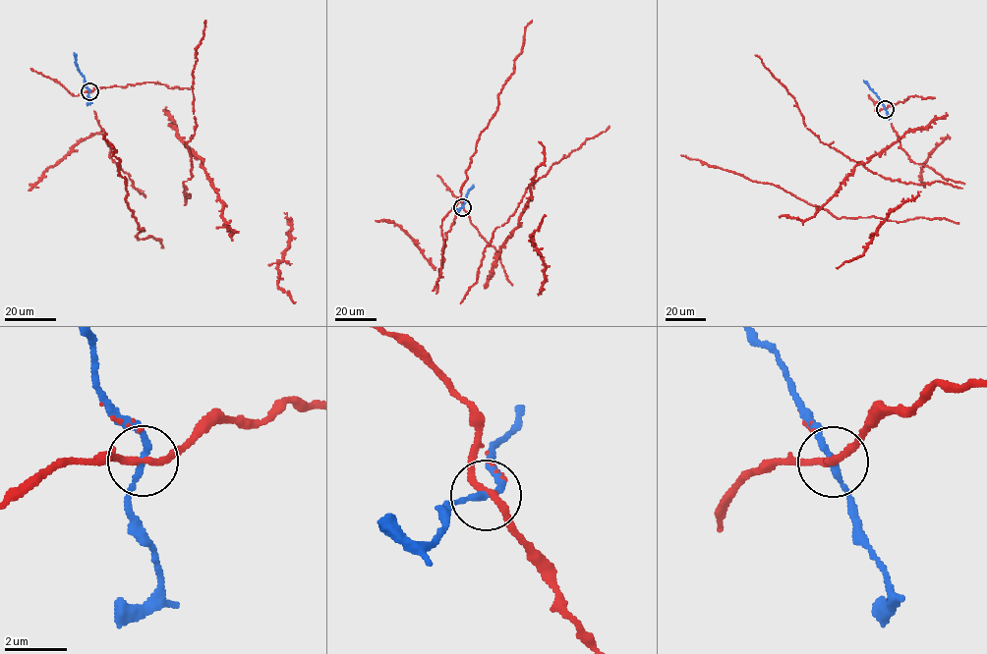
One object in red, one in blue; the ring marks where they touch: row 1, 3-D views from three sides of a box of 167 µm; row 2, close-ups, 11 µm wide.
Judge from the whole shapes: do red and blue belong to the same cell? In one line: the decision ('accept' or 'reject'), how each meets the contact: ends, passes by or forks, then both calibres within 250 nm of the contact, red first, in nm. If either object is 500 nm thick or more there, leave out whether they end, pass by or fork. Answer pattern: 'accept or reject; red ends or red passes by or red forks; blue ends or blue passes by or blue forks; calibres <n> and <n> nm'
accept; red forks; blue passes by; calibres 180 and 190 nm

